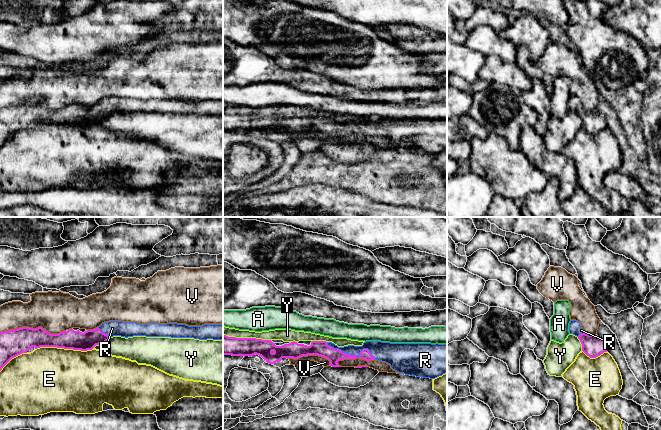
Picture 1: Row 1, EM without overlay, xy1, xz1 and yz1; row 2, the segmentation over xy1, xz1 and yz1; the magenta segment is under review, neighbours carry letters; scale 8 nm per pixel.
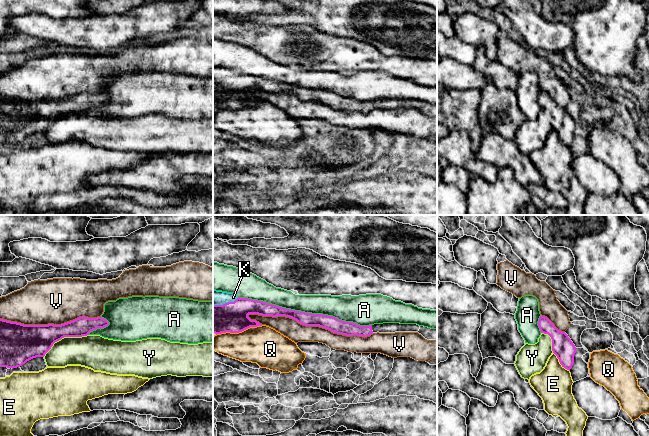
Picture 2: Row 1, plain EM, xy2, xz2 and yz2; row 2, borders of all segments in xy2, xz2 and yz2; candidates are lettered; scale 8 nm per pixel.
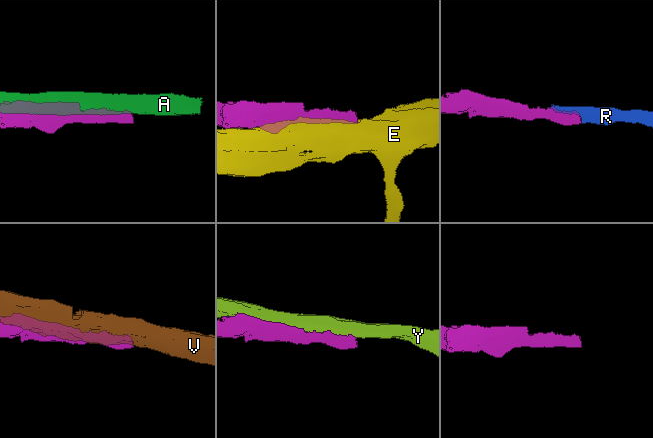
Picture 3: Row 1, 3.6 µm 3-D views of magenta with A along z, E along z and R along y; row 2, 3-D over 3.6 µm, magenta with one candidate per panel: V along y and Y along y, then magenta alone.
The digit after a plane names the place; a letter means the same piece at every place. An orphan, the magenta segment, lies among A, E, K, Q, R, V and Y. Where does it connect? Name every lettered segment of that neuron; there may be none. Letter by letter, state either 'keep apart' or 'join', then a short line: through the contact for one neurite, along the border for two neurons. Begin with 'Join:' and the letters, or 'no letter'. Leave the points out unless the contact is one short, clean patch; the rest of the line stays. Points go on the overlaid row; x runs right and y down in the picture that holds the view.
Join: K, R
A: keep apart
E: keep apart
K: join
Q: keep apart
R: join
V: keep apart
Y: keep apart

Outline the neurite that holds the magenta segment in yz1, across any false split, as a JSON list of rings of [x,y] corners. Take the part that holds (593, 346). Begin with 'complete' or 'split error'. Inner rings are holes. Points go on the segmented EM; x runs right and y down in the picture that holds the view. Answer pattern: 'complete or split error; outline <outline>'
split error; outline [[[570,321],[569,333],[578,337],[582,344],[582,351],[590,358],[596,358],[604,352],[607,352],[605,341],[597,335],[586,334],[578,321]]]

